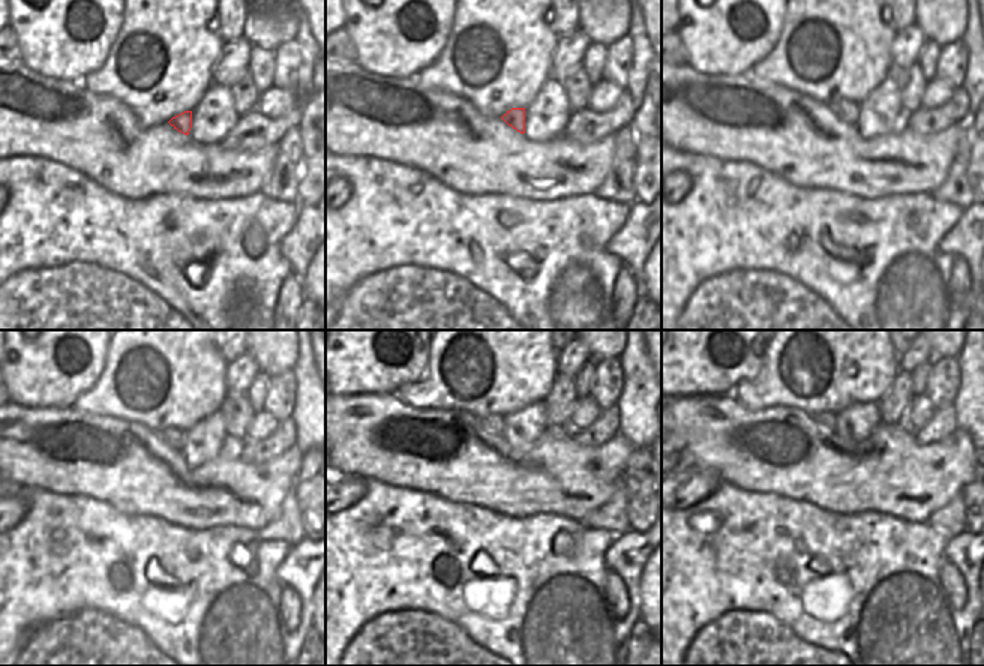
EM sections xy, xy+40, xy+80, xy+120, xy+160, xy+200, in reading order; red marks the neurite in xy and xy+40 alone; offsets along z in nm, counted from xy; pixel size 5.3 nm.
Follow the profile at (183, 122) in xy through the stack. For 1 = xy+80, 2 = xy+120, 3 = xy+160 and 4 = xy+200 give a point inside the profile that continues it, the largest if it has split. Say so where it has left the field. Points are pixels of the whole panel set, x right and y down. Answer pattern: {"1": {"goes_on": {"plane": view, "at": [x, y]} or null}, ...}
{"1": {"goes_on": {"plane": "xy+80", "at": [848, 111]}}, "2": {"goes_on": {"plane": "xy+120", "at": [173, 437]}}, "3": {"goes_on": {"plane": "xy+160", "at": [494, 423]}}, "4": {"goes_on": {"plane": "xy+200", "at": [827, 419]}}}

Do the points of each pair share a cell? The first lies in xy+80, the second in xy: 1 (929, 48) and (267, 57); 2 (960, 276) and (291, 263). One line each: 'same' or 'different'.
1: same
2: different

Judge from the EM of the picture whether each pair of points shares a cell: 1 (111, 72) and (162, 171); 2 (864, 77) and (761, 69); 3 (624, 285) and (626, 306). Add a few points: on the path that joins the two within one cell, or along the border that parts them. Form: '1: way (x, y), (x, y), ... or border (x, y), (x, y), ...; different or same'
1: border (104, 93), (116, 98), (144, 126), (167, 123); different
2: way (839, 77), (813, 84), (801, 81), (786, 69); same
3: way (624, 290), (624, 302); same

